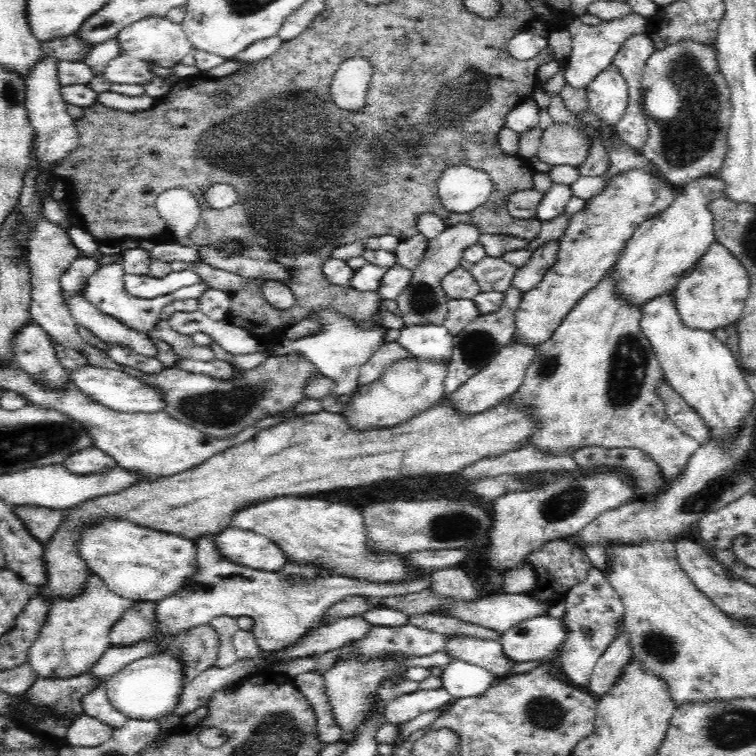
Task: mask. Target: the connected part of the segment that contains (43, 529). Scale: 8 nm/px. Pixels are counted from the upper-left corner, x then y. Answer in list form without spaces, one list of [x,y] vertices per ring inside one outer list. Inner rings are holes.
[[[18,505],[14,513],[24,522],[25,527],[42,545],[48,544],[64,520],[65,510],[51,509],[34,505]]]

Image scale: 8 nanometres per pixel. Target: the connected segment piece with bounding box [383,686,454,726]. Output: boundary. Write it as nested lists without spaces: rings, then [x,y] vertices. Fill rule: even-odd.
[[[443,686],[430,690],[418,689],[410,694],[402,694],[396,697],[396,700],[392,699],[383,714],[386,722],[400,726],[420,714],[445,706],[452,700],[454,698]]]

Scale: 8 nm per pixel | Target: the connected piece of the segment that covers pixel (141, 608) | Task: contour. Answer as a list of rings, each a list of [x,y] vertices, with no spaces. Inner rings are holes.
[[[136,601],[135,606],[126,610],[124,616],[112,628],[110,638],[115,646],[135,646],[136,642],[148,642],[154,636],[159,637],[159,631],[156,630],[156,606],[154,602]]]

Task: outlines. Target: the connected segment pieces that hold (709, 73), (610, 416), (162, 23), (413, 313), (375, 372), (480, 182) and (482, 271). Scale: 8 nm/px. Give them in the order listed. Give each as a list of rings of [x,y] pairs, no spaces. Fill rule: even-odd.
[[[681,41],[662,51],[656,50],[646,61],[641,86],[644,89],[643,108],[648,119],[648,140],[642,148],[643,155],[652,161],[666,180],[676,188],[682,188],[704,174],[718,172],[728,152],[727,134],[733,109],[731,91],[720,71],[715,46]]]
[[[610,268],[608,273],[604,274],[603,280],[600,280],[600,284],[590,290],[588,294],[584,294],[583,300],[580,300],[570,310],[569,316],[564,318],[564,321],[556,329],[556,332],[552,334],[550,340],[543,342],[542,345],[535,348],[535,355],[525,370],[519,389],[511,395],[512,409],[515,409],[515,406],[519,406],[520,409],[527,410],[536,422],[536,430],[528,438],[524,438],[522,446],[534,444],[536,448],[544,452],[552,452],[552,454],[564,454],[564,452],[568,452],[568,454],[573,455],[582,446],[601,446],[604,449],[638,447],[638,449],[644,449],[644,452],[648,453],[650,458],[654,459],[662,467],[664,476],[672,482],[674,478],[679,478],[680,474],[684,473],[684,468],[688,465],[688,460],[696,453],[701,444],[687,434],[684,434],[680,428],[669,420],[668,415],[665,413],[665,405],[663,401],[660,401],[659,396],[657,396],[656,386],[660,384],[660,378],[666,378],[666,375],[664,375],[665,372],[661,369],[661,364],[652,348],[652,343],[650,343],[648,337],[642,333],[642,329],[640,328],[642,309],[624,301],[615,292],[615,289],[612,289],[612,282],[615,282],[615,280],[613,280],[612,268]]]
[[[166,17],[145,18],[125,26],[117,34],[117,44],[116,58],[110,60],[102,72],[111,84],[142,84],[145,86],[154,80],[163,80],[169,84],[177,83],[180,81],[178,76],[158,77],[158,74],[152,72],[151,65],[171,68],[178,65],[184,56],[194,50],[182,25],[172,22]]]
[[[467,222],[446,226],[446,230],[438,236],[430,235],[426,252],[424,252],[420,264],[413,270],[410,285],[397,298],[398,312],[404,320],[405,327],[428,324],[444,325],[446,314],[448,314],[447,302],[450,298],[442,289],[441,282],[448,272],[458,268],[464,249],[478,243],[480,235],[479,229]]]
[[[384,342],[376,352],[362,365],[360,370],[360,378],[358,383],[360,385],[367,385],[374,380],[378,380],[388,366],[392,366],[395,362],[410,358],[411,354],[404,346],[400,346],[396,342]]]
[[[450,166],[438,180],[439,201],[458,213],[478,208],[492,193],[490,176],[472,167]]]
[[[486,255],[486,258],[473,264],[470,272],[480,285],[481,292],[505,293],[510,288],[518,269],[502,257],[494,258]]]

